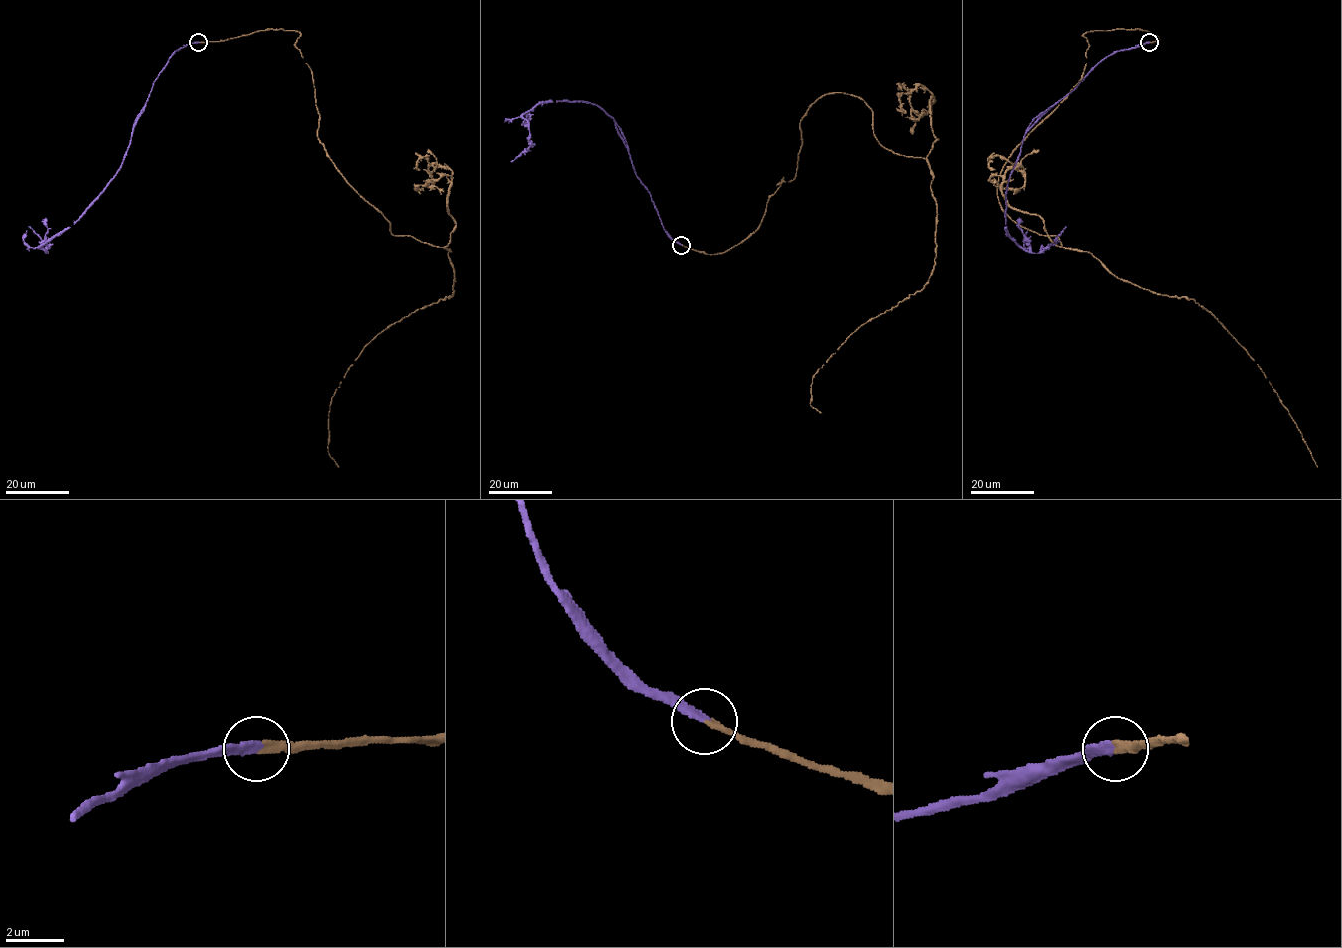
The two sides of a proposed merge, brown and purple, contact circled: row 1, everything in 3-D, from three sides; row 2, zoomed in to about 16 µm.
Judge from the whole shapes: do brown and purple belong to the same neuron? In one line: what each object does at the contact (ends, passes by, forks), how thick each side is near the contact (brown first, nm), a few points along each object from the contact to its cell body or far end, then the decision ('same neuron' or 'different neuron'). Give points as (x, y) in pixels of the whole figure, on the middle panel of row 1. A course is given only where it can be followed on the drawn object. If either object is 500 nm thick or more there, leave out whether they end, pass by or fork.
brown ends; purple ends; calibres 240 and 280 nm; course brown (681, 245), (759, 226), (825, 94), (924, 158), (934, 269), (819, 368), (821, 413); course purple (681, 245), (664, 230), (614, 120), (596, 104), (542, 101), (523, 116), (529, 131), (528, 149), (511, 162); same neuron

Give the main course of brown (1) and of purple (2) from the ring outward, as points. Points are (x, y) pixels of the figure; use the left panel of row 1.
1: (199, 42), (298, 31), (342, 176), (394, 235), (450, 251), (451, 296), (390, 325), (332, 397), (338, 467)
2: (199, 42), (169, 58), (134, 126), (119, 170), (70, 227), (40, 246), (46, 253), (44, 241), (28, 226)

